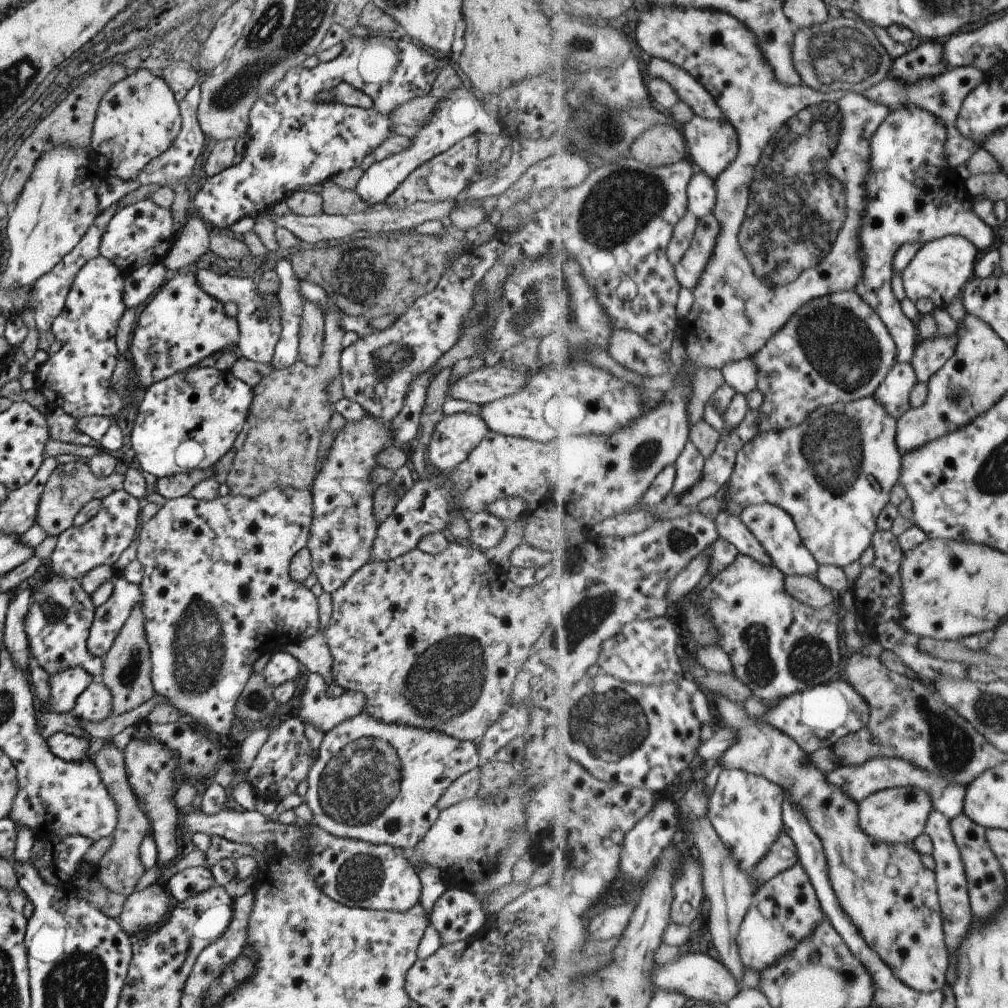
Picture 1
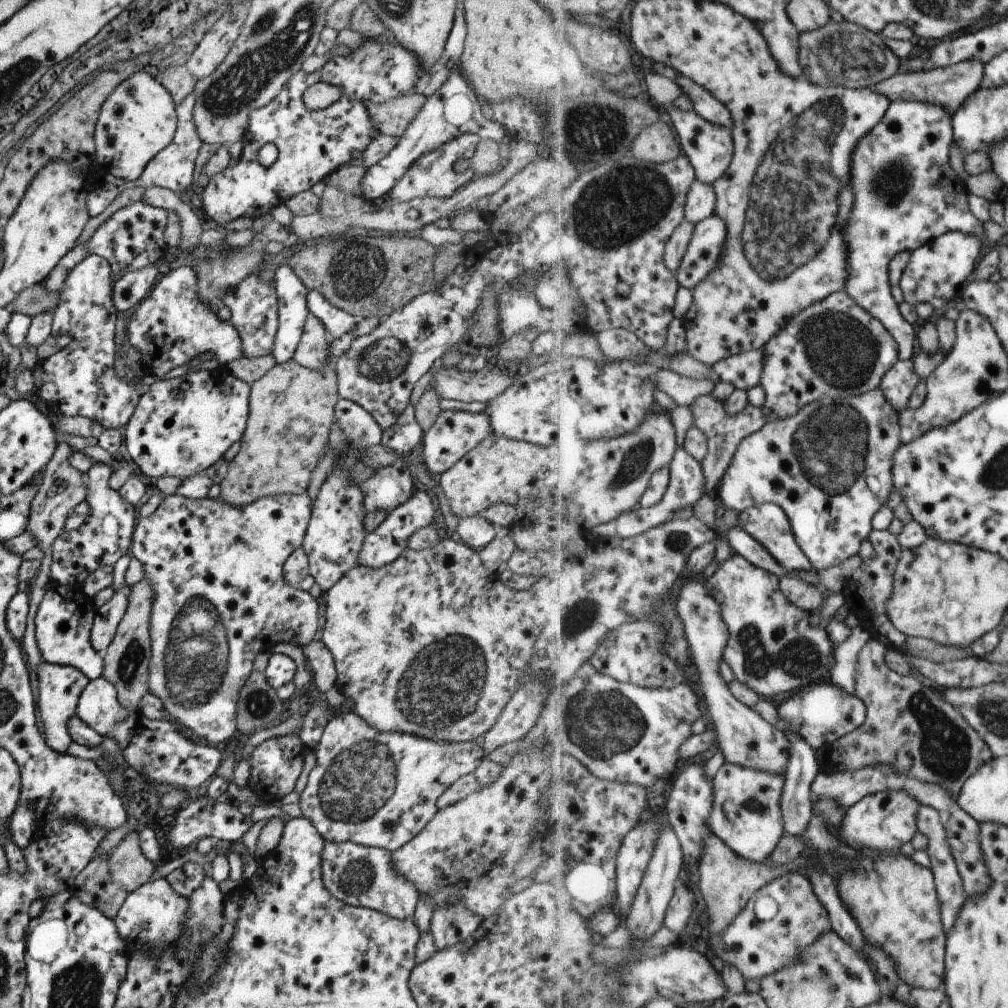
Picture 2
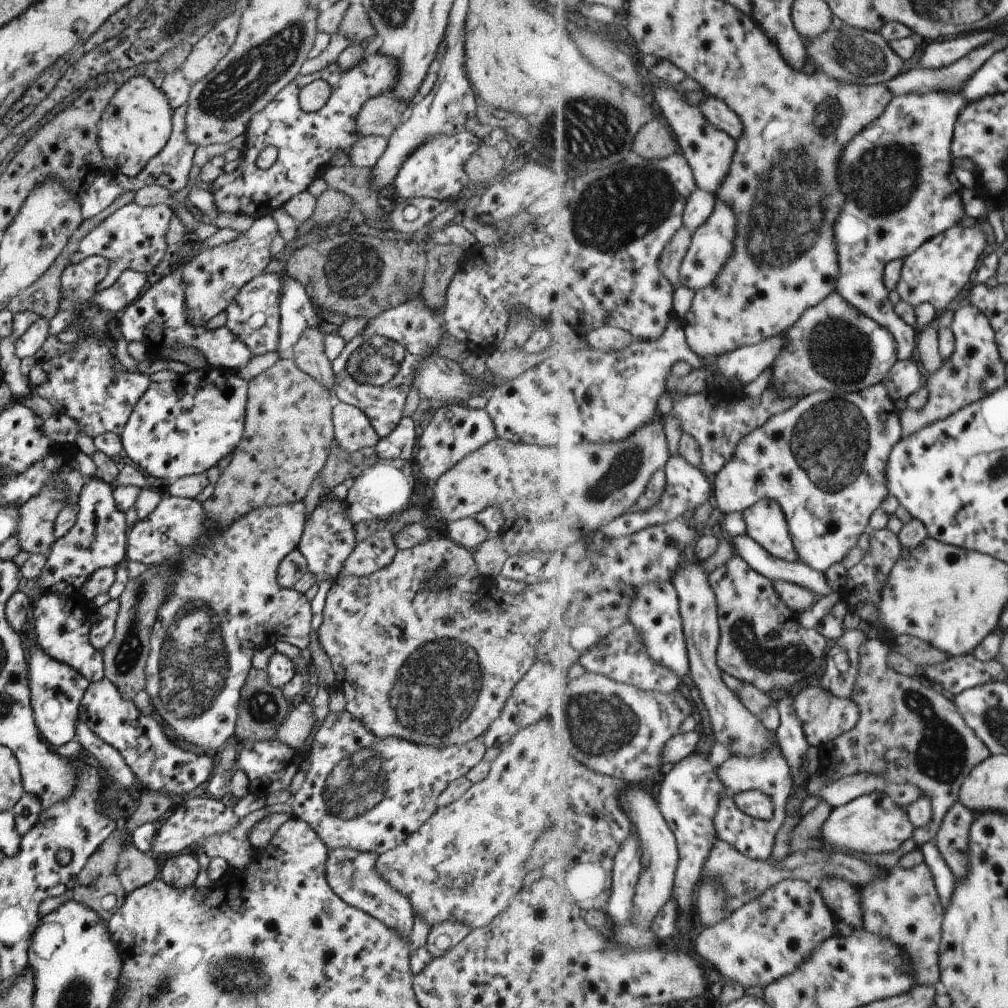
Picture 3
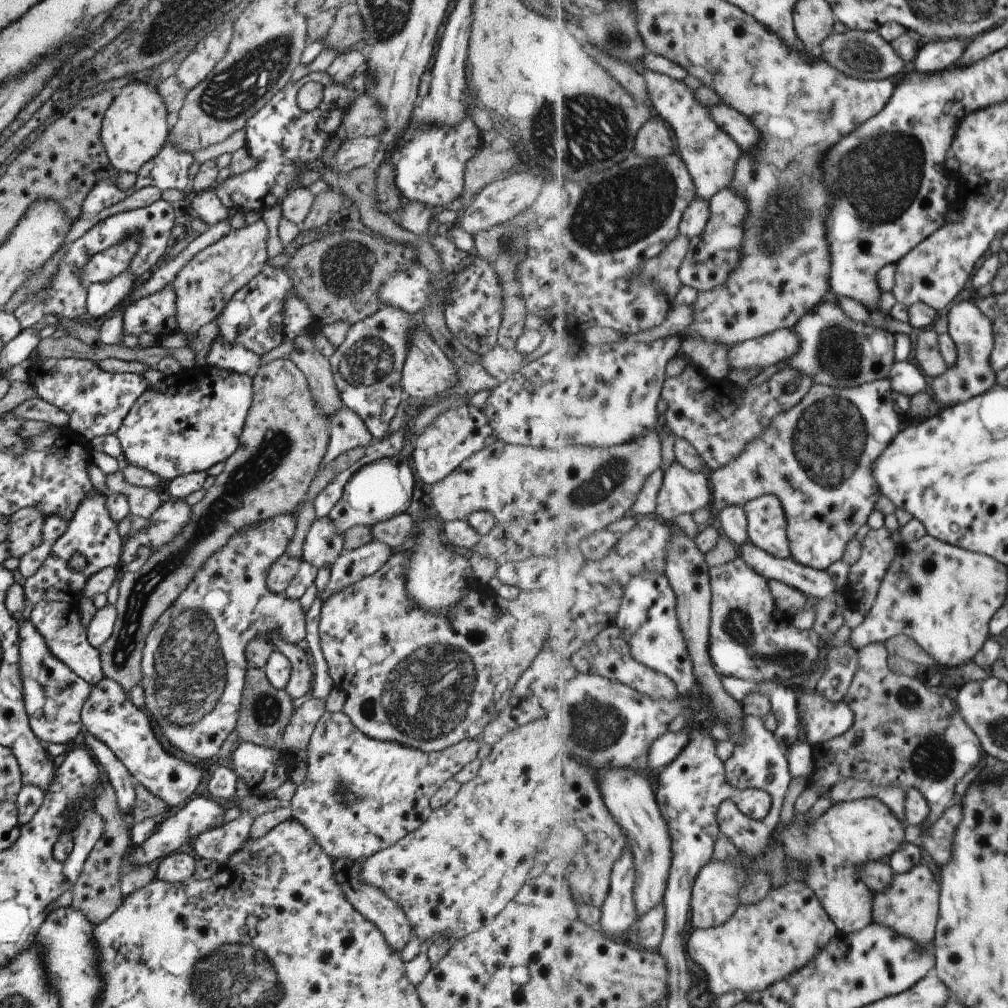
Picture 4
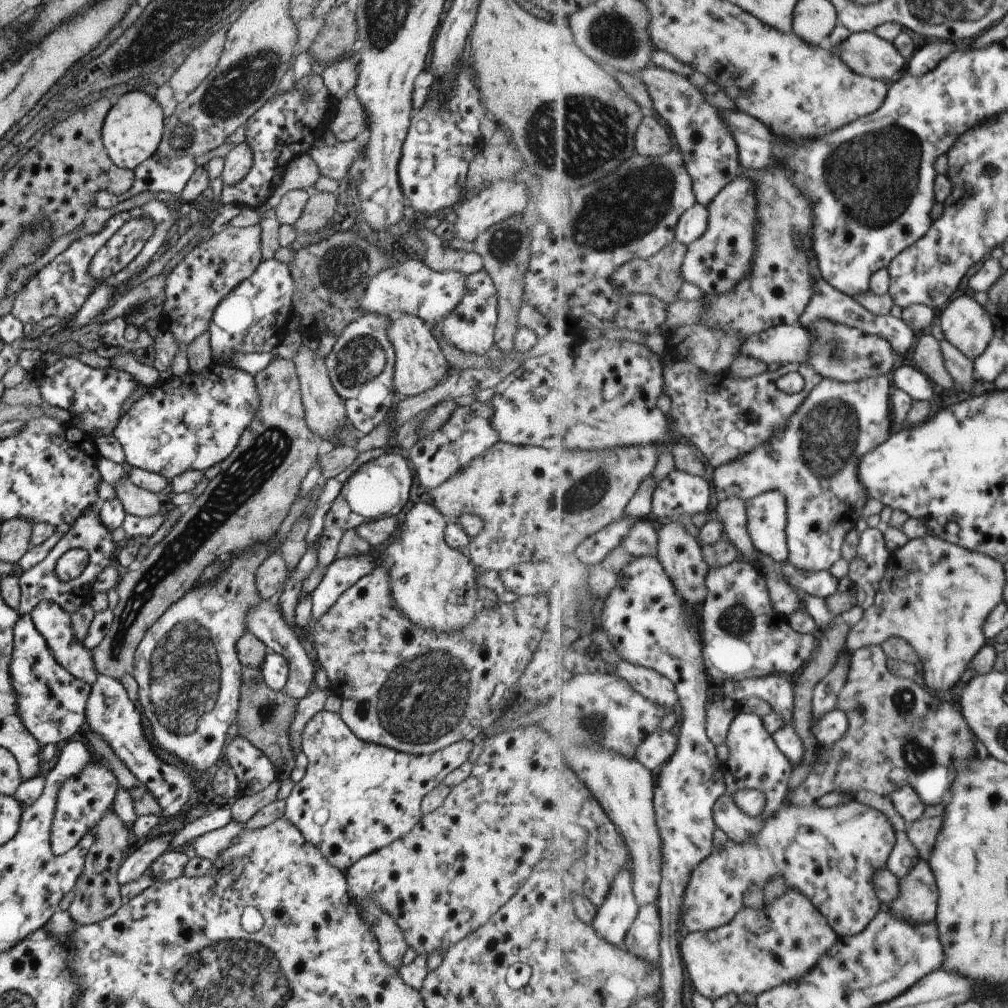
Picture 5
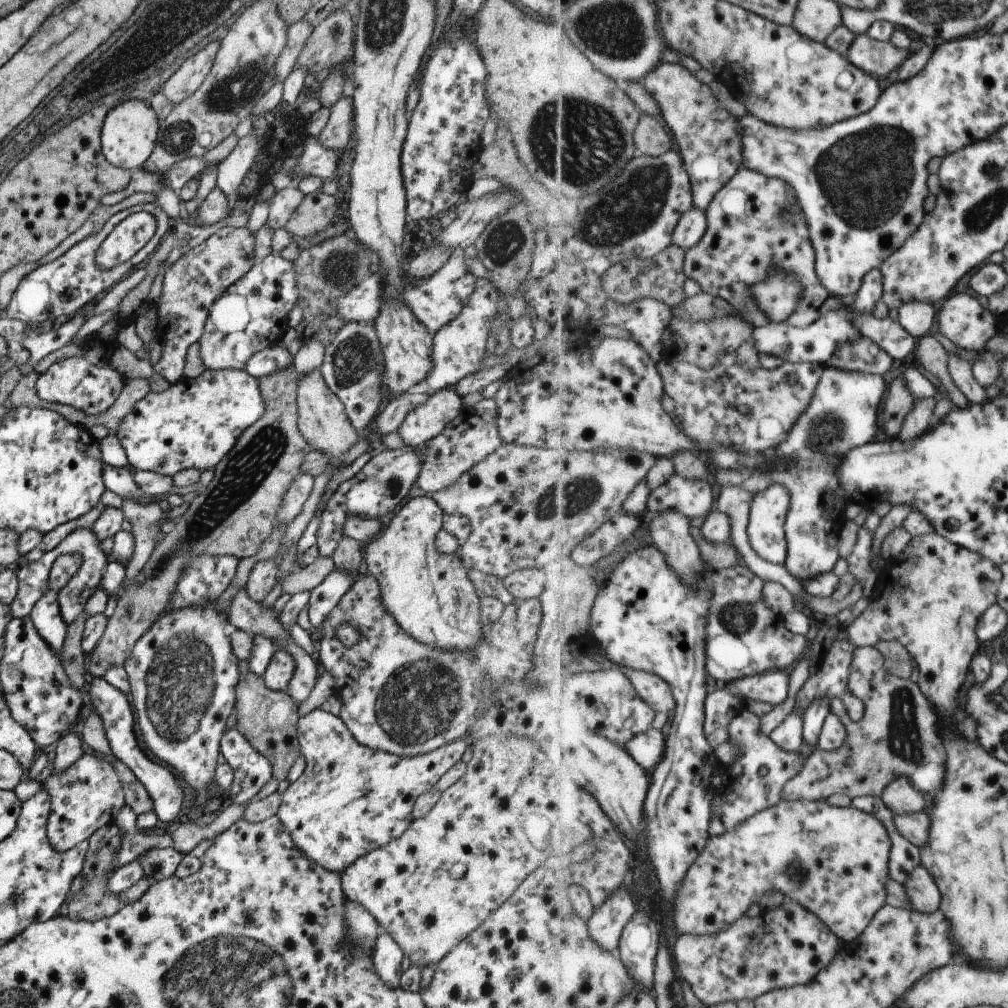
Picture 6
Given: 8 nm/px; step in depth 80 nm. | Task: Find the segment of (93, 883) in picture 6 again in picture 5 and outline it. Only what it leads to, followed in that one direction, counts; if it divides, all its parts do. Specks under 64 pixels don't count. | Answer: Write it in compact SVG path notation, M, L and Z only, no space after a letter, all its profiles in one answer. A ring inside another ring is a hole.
M109 807L94 826L93 844L84 858L81 874L72 886L72 899L66 910L77 925L90 925L111 916L121 905L120 886L116 874L123 860L125 850L131 845L129 825L116 817Z

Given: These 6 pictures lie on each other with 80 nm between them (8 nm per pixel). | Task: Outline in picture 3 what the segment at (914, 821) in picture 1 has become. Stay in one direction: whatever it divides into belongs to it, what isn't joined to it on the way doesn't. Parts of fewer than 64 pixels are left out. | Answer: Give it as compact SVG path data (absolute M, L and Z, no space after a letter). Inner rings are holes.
M883 793L869 794L844 806L835 807L833 813L828 813L821 828L824 846L830 850L848 850L864 854L888 854L903 846L905 840L914 837L916 827L907 814L907 808L895 802L891 796Z

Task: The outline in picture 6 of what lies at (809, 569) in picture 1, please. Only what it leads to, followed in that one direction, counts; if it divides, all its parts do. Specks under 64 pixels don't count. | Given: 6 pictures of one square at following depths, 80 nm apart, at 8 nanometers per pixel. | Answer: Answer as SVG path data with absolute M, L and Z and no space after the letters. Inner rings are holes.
M781 484L770 486L767 490L754 495L750 509L748 535L755 552L765 560L785 566L788 559L788 540L786 539L785 523L790 510L790 492Z

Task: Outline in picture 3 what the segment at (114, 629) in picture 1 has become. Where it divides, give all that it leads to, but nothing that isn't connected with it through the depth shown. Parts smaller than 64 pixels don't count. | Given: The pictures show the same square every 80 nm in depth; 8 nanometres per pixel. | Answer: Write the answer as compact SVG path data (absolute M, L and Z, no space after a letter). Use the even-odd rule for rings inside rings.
M117 598L109 600L105 605L94 608L90 614L88 642L92 648L100 651L111 640L114 634L114 623L118 612Z

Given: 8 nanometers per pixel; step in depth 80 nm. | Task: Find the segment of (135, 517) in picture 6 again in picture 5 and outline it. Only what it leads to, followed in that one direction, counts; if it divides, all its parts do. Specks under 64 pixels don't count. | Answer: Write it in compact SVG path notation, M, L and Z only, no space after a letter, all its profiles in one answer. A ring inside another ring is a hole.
M125 476L112 484L115 496L121 501L124 511L133 516L153 516L159 513L159 498L154 492L139 488Z

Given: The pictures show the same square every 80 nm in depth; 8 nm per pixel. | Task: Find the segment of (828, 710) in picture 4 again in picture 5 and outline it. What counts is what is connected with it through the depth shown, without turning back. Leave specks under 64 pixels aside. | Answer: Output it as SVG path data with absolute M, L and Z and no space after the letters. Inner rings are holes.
M836 707L828 713L822 714L818 721L812 726L815 737L818 738L820 746L831 747L846 736L850 729L850 718L847 713Z

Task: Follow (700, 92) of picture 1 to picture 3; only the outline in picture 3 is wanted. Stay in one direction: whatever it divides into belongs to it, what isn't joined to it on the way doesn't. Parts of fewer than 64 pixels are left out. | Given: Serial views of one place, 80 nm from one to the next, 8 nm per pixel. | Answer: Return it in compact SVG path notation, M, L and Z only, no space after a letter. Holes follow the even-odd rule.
M712 95L705 97L699 104L706 118L720 130L726 131L731 138L739 140L743 136L743 122L722 99Z

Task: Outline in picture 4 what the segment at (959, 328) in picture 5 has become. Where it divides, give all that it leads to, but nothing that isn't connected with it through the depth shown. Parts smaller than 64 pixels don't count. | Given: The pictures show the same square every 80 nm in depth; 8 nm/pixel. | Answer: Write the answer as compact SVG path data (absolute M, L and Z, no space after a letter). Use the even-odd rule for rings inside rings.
M975 301L959 302L951 308L947 318L949 318L948 333L956 344L959 360L956 367L937 376L930 384L935 402L941 406L938 412L946 407L968 402L971 398L986 394L997 385L997 374L988 370L989 358L995 347L994 324L983 314Z

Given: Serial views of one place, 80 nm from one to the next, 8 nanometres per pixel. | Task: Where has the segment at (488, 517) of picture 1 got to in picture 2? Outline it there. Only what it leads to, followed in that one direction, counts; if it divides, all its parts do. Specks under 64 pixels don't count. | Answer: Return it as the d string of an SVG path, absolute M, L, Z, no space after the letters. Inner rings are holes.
M482 514L462 516L452 537L473 550L482 549L494 536L494 526Z

